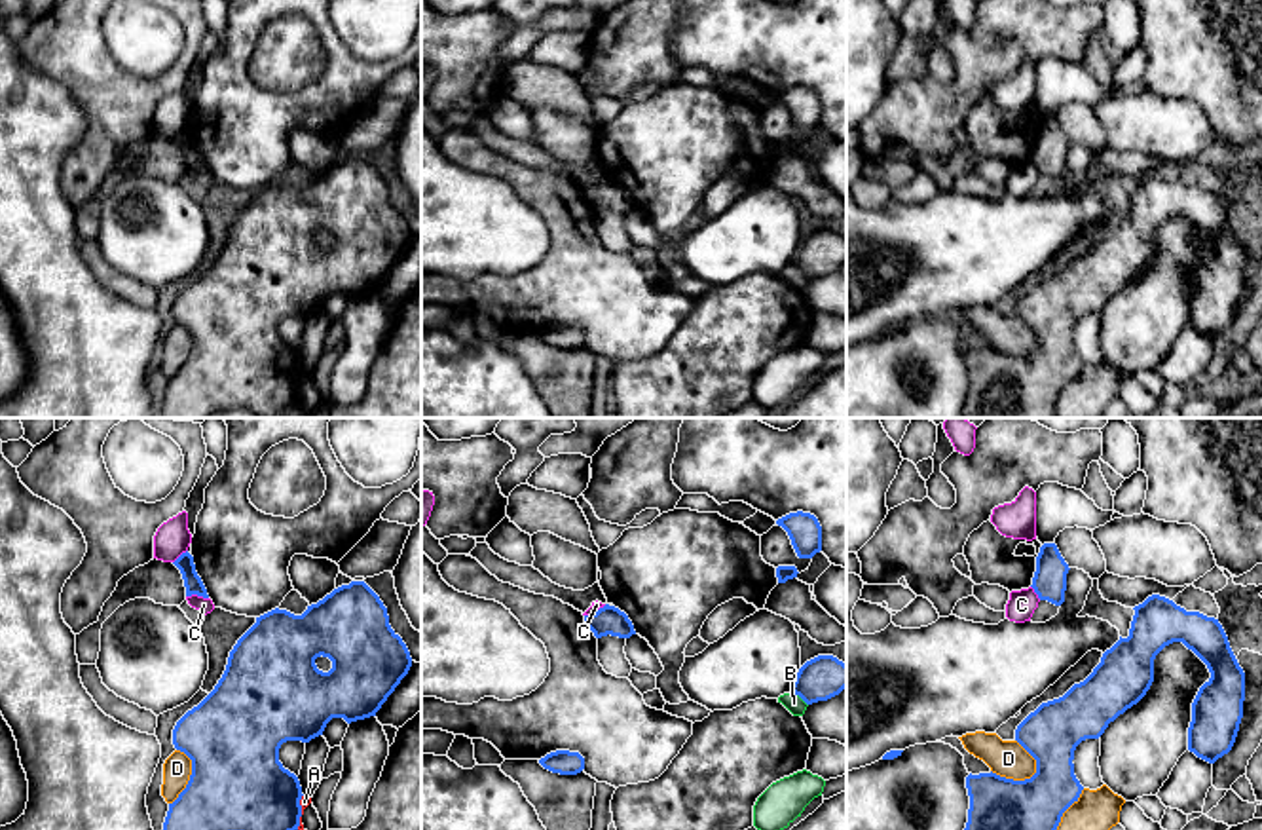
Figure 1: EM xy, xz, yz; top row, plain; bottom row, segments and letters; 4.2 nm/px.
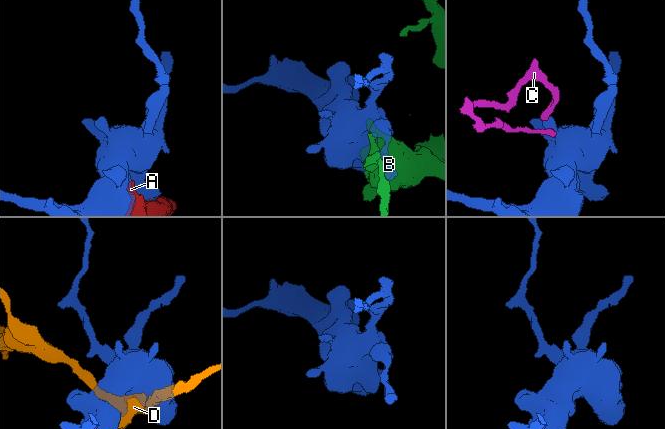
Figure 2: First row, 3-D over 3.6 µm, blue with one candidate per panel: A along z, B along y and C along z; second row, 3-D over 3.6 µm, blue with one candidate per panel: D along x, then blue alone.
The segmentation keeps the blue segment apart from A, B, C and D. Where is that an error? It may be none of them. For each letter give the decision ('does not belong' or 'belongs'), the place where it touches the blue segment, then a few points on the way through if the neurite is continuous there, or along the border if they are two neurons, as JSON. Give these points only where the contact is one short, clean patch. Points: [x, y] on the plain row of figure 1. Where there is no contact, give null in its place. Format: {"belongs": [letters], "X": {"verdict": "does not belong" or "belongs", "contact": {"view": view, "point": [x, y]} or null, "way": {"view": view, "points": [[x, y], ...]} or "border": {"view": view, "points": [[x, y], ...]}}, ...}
{"belongs": [], "A": {"verdict": "does not belong", "contact": {"view": "xy", "point": [300, 386]}}, "B": {"verdict": "does not belong", "contact": {"view": "xz", "point": [799, 270]}}, "C": {"verdict": "does not belong", "contact": {"view": "xy", "point": [198, 169]}, "border": {"view": "xy", "points": [[186, 169], [207, 173]]}}, "D": {"verdict": "does not belong", "contact": {"view": "yz", "point": [1037, 337]}}}

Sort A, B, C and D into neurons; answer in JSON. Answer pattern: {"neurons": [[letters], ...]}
{"neurons": [["A"], ["B"], ["C"], ["D"]]}

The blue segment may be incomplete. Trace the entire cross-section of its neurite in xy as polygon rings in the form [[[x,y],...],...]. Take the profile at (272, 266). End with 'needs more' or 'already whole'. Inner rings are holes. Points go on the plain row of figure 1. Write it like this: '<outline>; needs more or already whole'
[[[364,156],[334,163],[317,179],[307,180],[302,190],[275,182],[256,192],[230,226],[226,245],[214,264],[173,304],[173,319],[192,334],[192,349],[186,363],[169,378],[158,416],[213,418],[218,410],[243,408],[260,418],[285,418],[285,410],[300,401],[304,368],[298,351],[279,336],[281,319],[309,317],[323,310],[332,292],[351,298],[376,291],[410,241],[410,226],[391,203],[387,182]]]; already whole

